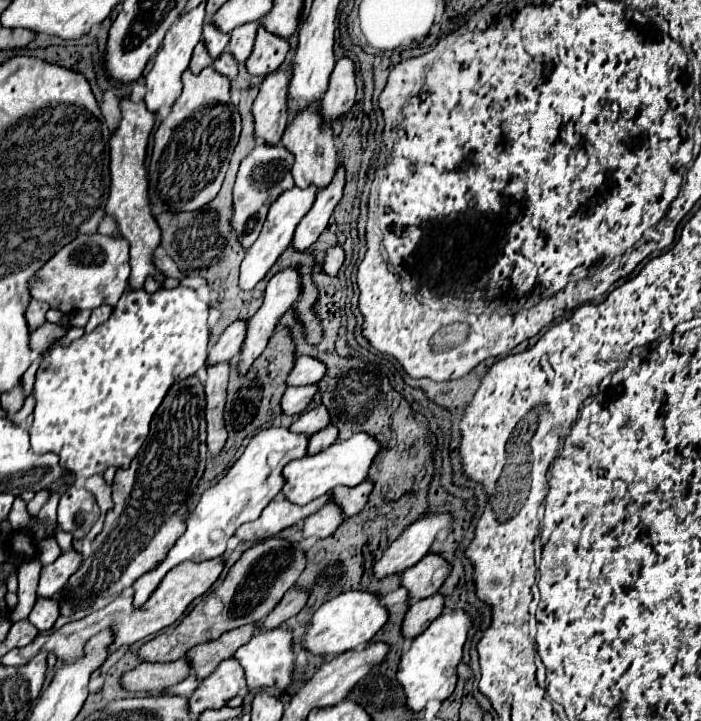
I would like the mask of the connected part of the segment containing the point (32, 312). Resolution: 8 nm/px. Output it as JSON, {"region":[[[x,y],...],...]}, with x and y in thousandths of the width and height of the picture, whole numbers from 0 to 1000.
{"region":[[[43,416],[43,422],[40,422],[40,427],[37,427],[37,447],[40,447],[40,455],[43,458],[51,458],[66,441],[63,441],[63,436],[66,436],[66,430],[68,430],[71,424],[66,424],[66,419],[57,419],[57,416]]]}

